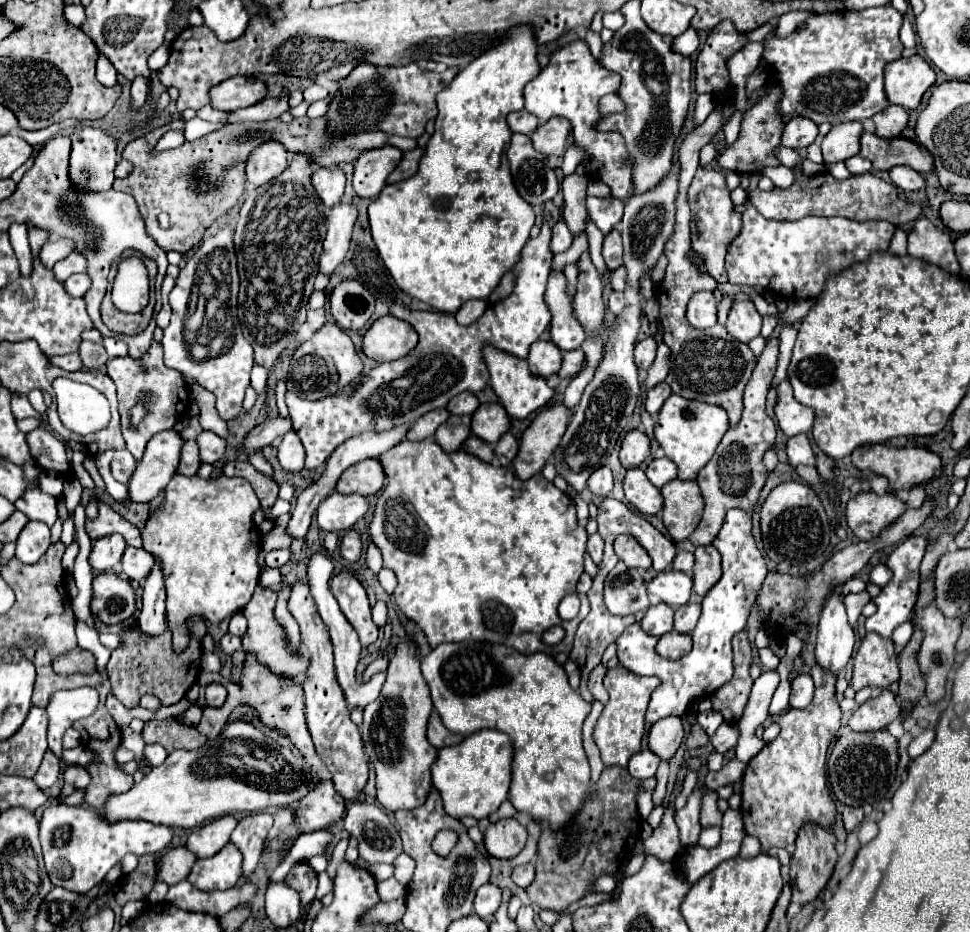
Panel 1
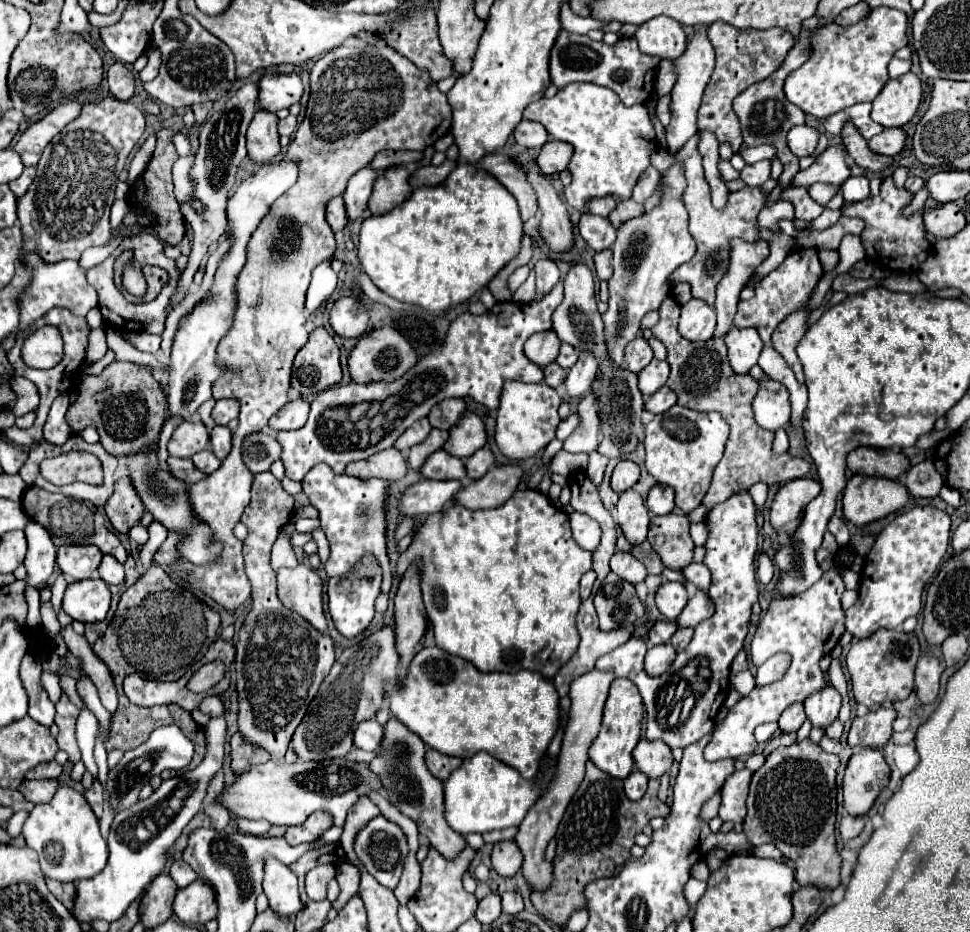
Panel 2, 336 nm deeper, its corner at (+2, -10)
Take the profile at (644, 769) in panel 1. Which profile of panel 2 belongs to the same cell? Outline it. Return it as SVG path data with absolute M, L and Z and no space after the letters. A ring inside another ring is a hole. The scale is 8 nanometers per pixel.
M639 770L631 772L625 780L627 798L629 800L639 800L639 798L643 798L645 790L647 790L647 776L643 776L643 772L639 772Z

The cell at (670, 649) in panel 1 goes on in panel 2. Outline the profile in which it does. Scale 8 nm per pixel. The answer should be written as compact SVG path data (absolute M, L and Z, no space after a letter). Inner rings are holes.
M671 644L651 646L645 654L645 672L649 676L661 676L663 672L669 670L673 660L675 660L675 650Z

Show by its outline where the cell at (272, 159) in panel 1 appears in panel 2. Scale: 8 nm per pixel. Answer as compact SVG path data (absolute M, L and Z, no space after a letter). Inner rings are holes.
M259 110L255 120L251 120L247 130L247 152L255 162L269 162L281 150L277 122L277 114L263 110Z

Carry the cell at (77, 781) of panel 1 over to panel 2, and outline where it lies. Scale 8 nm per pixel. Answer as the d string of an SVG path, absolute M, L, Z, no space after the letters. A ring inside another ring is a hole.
M23 780L23 784L17 790L25 796L25 800L33 804L43 804L53 798L57 788L57 780Z

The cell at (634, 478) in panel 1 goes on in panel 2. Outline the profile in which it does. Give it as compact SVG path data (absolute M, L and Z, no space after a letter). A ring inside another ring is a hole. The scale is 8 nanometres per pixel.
M635 490L619 494L617 524L621 526L621 532L629 544L641 544L645 540L649 526L649 512L645 508L643 498Z

